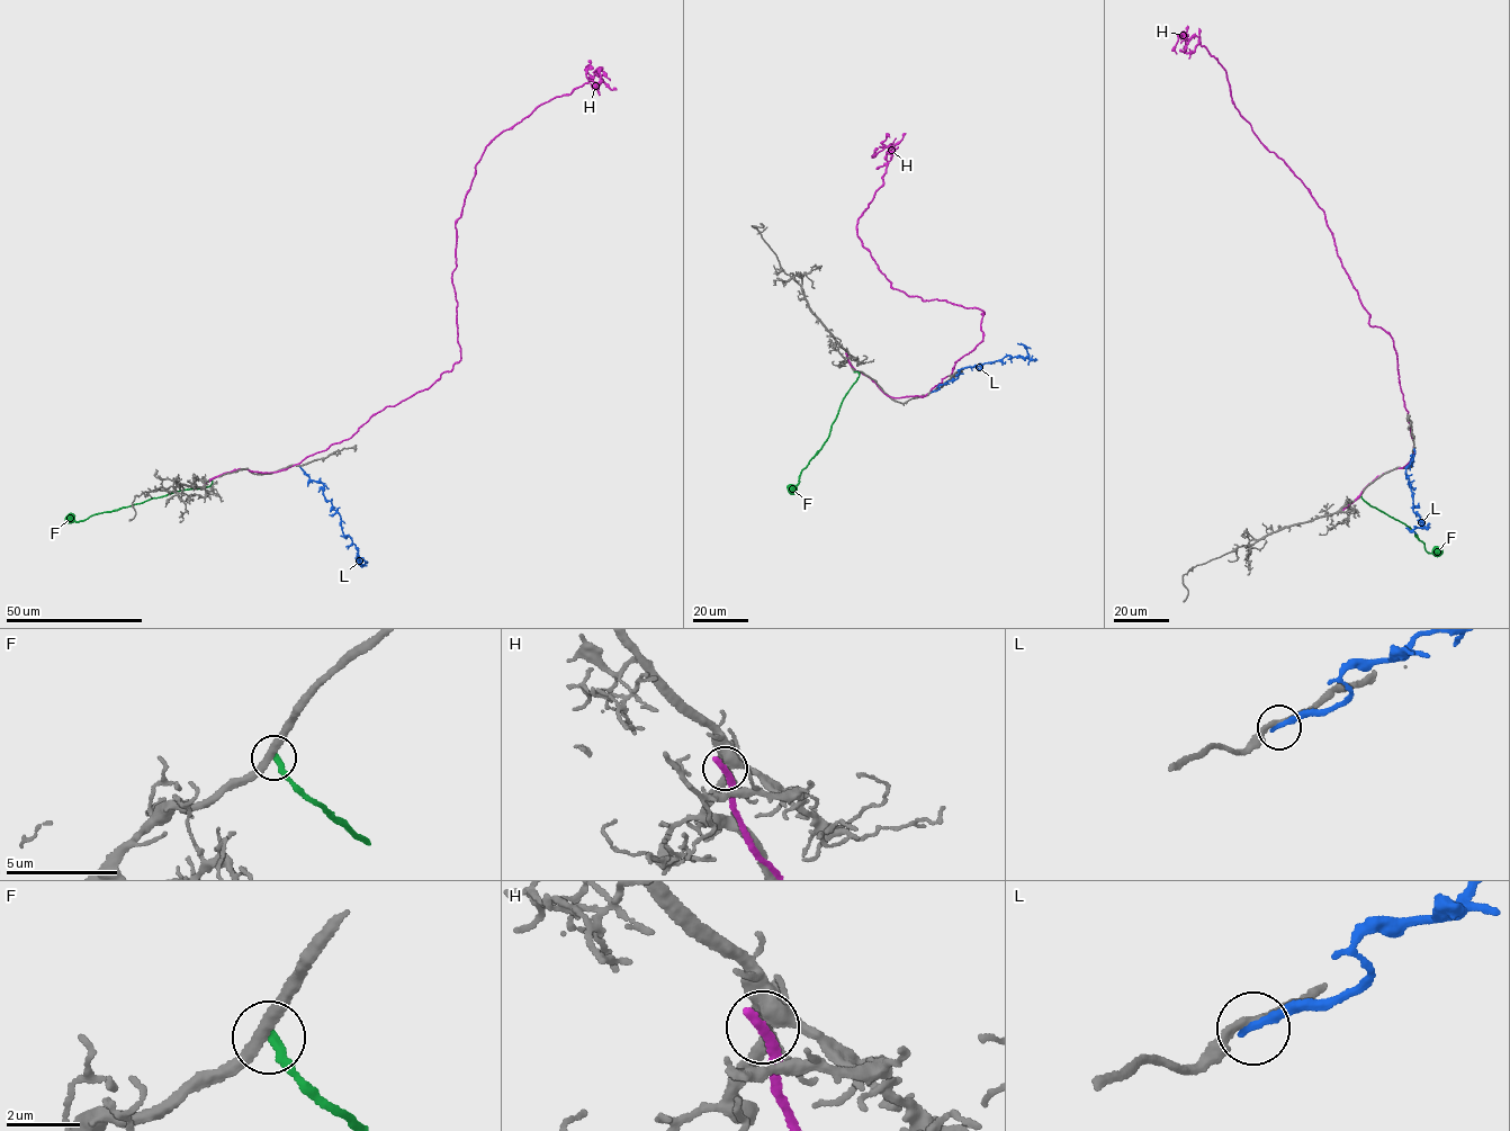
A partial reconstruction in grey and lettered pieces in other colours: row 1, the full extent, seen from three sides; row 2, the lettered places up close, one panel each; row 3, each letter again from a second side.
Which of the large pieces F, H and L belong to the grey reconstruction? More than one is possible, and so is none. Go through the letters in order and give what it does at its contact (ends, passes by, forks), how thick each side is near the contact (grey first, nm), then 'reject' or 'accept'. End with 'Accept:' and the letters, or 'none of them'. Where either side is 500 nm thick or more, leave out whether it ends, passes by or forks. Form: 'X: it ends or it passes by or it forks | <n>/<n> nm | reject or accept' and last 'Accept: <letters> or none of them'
F: it ends | 320/280 nm | reject
H: it ends | 420/320 nm | reject
L: it ends | 240/240 nm | reject
Accept: none of them

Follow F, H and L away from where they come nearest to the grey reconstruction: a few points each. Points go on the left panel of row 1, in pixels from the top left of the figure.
F: (210, 478), (207, 486), (181, 490), (77, 522), (66, 517)
H: (203, 487), (240, 468), (287, 469), (459, 362), (456, 227), (477, 162), (544, 102), (599, 88), (590, 60)
L: (299, 466), (309, 478), (323, 484), (324, 496), (339, 514), (342, 533), (351, 538), (360, 562), (356, 557)

